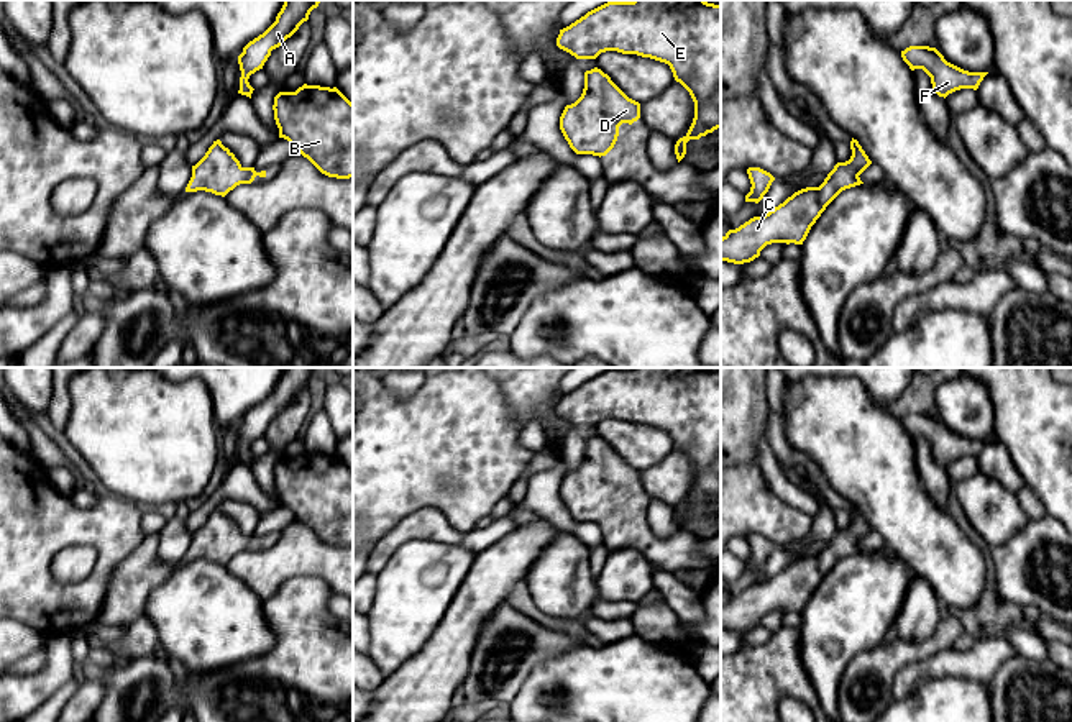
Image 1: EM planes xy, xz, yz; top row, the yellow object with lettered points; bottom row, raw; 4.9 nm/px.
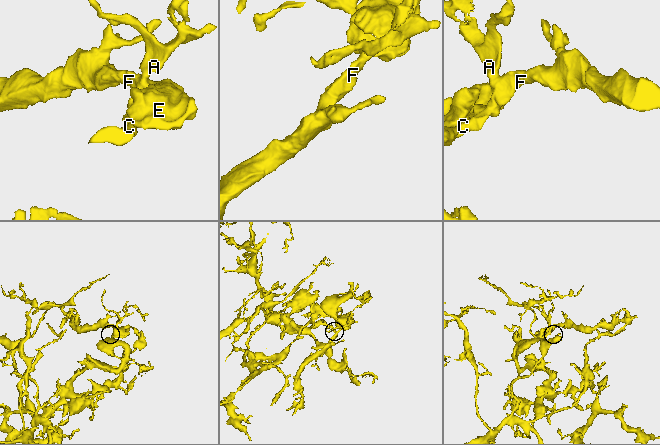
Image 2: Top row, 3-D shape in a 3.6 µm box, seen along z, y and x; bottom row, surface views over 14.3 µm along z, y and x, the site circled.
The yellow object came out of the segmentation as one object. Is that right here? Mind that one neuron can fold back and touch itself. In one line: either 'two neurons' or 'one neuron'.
one neuron

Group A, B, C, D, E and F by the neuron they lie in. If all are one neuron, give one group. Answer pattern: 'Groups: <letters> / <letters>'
Groups: A B C D E F

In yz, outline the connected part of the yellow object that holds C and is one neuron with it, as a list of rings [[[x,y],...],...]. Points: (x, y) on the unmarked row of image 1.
[[[854,505],[850,517],[850,527],[837,530],[819,555],[801,556],[768,581],[729,597],[721,605],[721,628],[744,632],[758,625],[767,612],[803,612],[826,574],[842,558],[864,551],[859,543],[872,528]]]

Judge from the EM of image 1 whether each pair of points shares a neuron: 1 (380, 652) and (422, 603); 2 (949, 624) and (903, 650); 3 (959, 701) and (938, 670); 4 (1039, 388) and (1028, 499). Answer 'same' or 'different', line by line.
1: same
2: same
3: different
4: different

